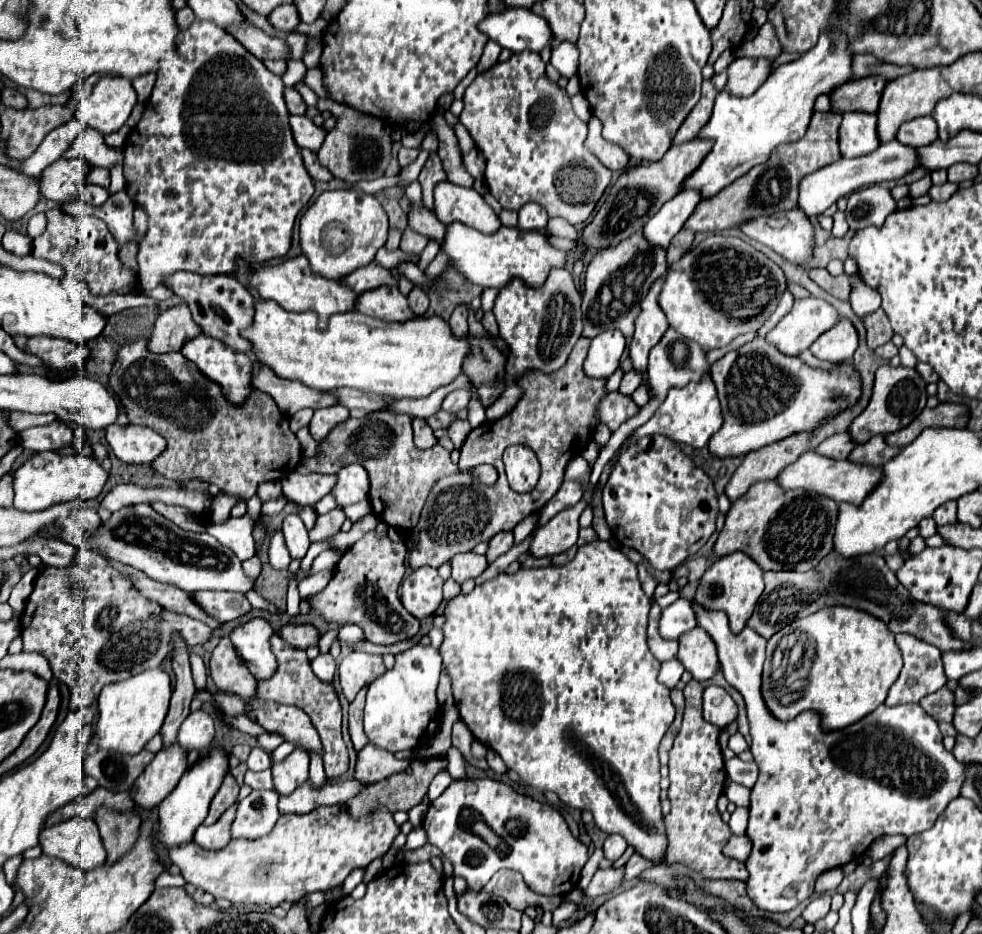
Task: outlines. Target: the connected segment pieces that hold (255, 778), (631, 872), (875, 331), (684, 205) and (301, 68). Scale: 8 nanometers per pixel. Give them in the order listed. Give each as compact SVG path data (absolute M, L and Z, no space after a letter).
M247 770L245 784L249 784L253 790L263 790L263 788L271 790L273 788L271 770L265 770L265 772L251 772L251 770Z
M633 854L633 856L629 858L629 862L625 864L625 868L627 868L625 878L627 878L627 880L633 880L633 878L637 878L643 870L647 870L647 868L651 868L651 866L655 866L655 862L647 862L647 858L639 858L639 854Z
M881 308L867 314L863 318L863 322L865 322L865 328L867 328L867 346L871 350L875 350L875 348L879 348L879 346L883 346L885 342L891 340L893 330L891 330L891 324L887 322L887 316L883 314Z
M681 190L671 202L665 202L663 208L645 224L643 236L661 248L667 248L671 238L683 228L685 220L691 216L701 196L697 190Z
M289 60L287 63L287 70L281 77L285 87L293 87L300 82L305 73L307 67L302 60Z

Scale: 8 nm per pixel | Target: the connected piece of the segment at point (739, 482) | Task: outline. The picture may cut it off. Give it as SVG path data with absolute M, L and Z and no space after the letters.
M815 432L791 434L791 438L783 438L775 444L745 454L741 466L735 470L733 478L725 488L729 500L743 496L743 492L759 480L775 478L787 464L795 462L803 452L809 450L809 438L813 434Z

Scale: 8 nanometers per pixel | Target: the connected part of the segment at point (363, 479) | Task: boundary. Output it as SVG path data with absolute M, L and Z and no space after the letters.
M349 464L337 472L335 490L331 490L333 498L339 506L349 506L367 498L369 492L369 478L363 466Z

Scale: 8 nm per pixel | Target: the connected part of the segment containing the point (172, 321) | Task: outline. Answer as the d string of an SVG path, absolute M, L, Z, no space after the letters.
M181 304L173 306L159 314L153 336L149 340L151 352L175 352L181 350L185 342L195 338L195 334L201 334L201 328L193 322L191 310Z

